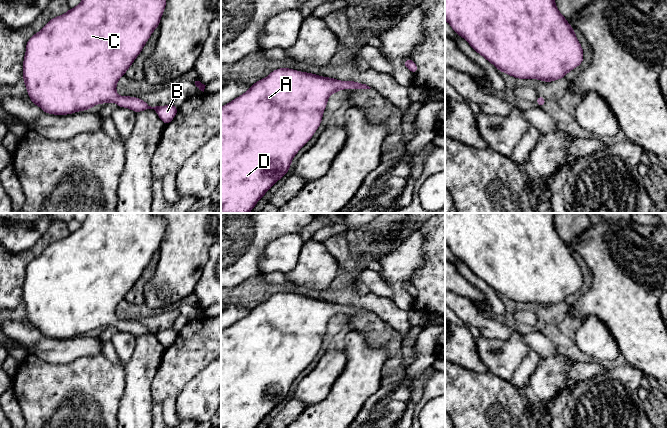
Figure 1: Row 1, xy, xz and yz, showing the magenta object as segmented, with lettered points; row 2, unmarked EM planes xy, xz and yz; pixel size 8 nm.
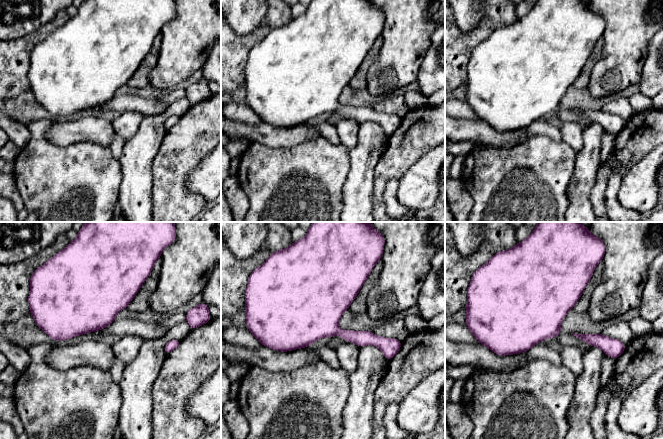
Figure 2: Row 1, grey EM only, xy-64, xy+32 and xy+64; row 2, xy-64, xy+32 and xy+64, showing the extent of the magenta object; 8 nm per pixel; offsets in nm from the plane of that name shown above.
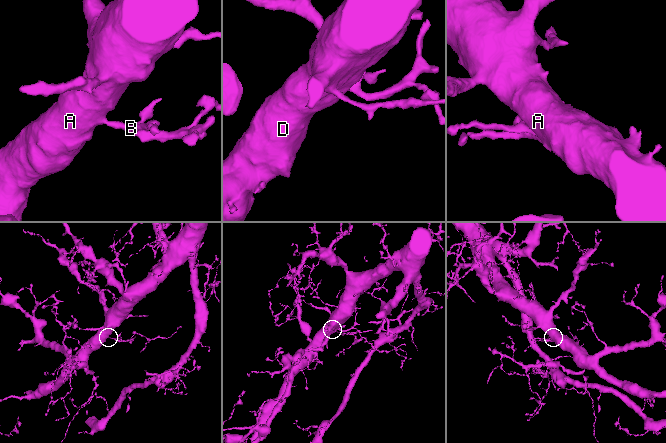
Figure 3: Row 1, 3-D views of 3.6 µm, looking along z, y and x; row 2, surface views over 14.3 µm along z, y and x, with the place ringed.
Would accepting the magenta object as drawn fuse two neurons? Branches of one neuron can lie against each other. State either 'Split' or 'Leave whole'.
Leave whole

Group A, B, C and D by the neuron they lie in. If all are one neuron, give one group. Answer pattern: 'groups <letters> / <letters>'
groups A B C D

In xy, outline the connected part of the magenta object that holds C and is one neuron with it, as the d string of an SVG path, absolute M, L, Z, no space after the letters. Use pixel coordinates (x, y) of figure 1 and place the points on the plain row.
M88 213L78 230L52 242L26 268L23 304L33 328L39 330L44 337L68 339L90 334L99 327L115 326L118 331L129 332L136 337L154 333L164 349L169 348L178 335L175 329L151 331L139 322L118 320L116 316L118 304L125 299L152 256L159 251L165 230L166 220L154 213Z

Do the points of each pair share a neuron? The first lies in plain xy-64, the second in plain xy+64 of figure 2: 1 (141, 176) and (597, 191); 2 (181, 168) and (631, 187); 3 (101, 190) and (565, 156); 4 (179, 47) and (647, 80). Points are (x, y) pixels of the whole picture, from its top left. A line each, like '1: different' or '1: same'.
1: different
2: different
3: same
4: different

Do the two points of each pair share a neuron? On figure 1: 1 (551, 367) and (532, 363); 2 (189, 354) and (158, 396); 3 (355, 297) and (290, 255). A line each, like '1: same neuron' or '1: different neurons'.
1: different neurons
2: same neuron
3: different neurons

